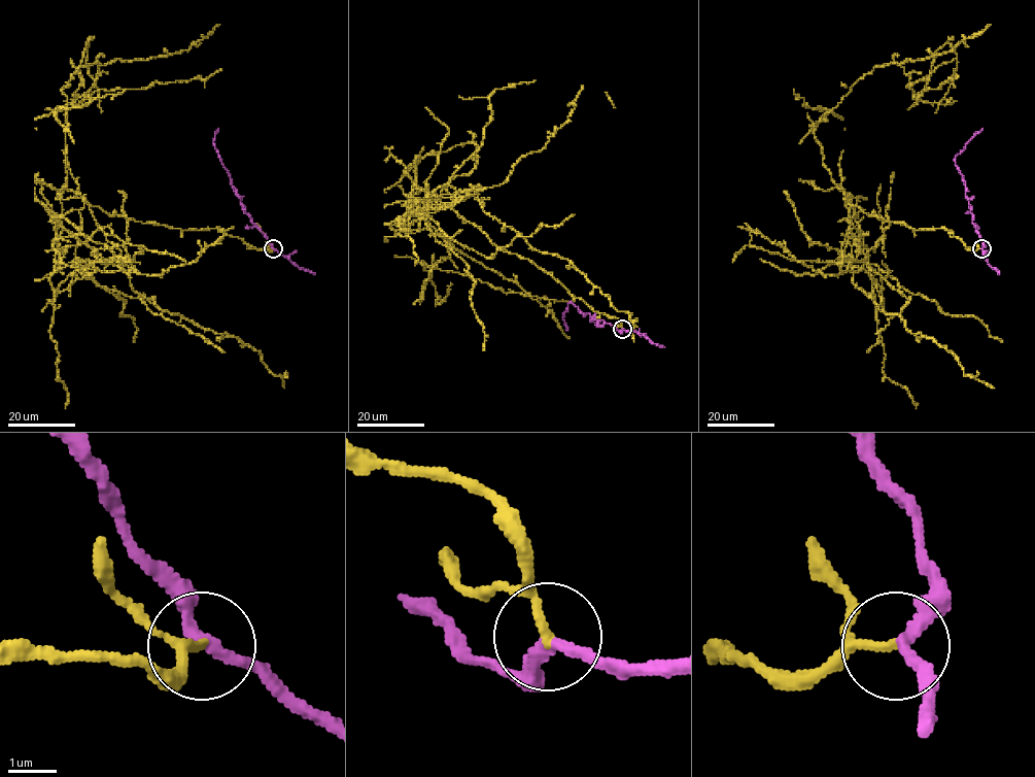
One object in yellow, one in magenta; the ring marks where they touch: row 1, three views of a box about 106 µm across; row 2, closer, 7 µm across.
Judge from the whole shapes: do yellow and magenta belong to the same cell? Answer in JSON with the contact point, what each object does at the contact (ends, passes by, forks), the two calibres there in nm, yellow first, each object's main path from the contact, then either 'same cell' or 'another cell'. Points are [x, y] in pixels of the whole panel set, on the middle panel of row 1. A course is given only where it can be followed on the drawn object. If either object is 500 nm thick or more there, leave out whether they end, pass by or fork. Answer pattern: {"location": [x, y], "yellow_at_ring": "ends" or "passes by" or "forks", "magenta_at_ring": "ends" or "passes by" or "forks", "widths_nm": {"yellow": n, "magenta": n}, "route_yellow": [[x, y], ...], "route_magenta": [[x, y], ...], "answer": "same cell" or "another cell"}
{"location": [622, 329], "yellow_at_ring": "passes by", "magenta_at_ring": "passes by", "widths_nm": {"yellow": 130, "magenta": 240}, "route_yellow": [[622, 329], [436, 194], [411, 214], [417, 161], [411, 197], [449, 254], [424, 265], [436, 305], [451, 282]], "route_magenta": [[622, 329], [617, 331], [588, 313], [582, 313], [568, 302], [563, 315], [567, 330]], "answer": "another cell"}

